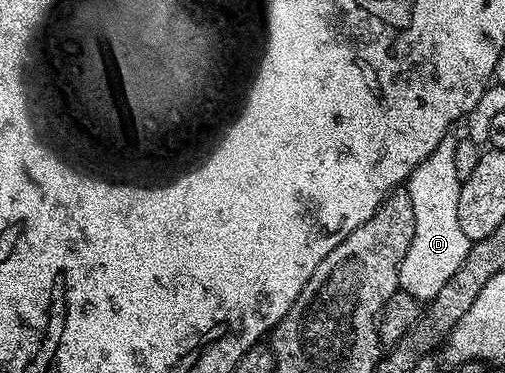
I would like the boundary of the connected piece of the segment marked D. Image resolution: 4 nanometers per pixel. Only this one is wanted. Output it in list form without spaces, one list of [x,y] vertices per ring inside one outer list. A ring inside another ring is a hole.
[[[446,135],[416,165],[414,172],[404,184],[404,190],[412,197],[412,213],[416,213],[416,229],[412,233],[412,245],[408,245],[408,253],[404,261],[400,261],[398,270],[398,286],[403,291],[412,293],[420,301],[429,301],[444,289],[446,282],[460,269],[460,261],[468,253],[471,240],[464,237],[464,229],[460,229],[460,221],[456,214],[456,205],[460,205],[460,189],[462,179],[456,177],[456,145],[459,136]]]

